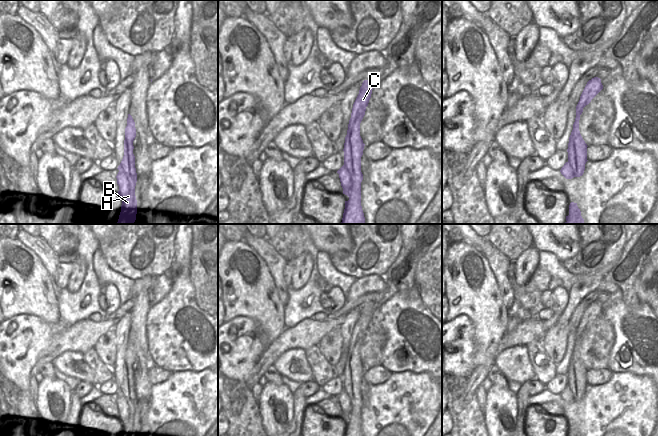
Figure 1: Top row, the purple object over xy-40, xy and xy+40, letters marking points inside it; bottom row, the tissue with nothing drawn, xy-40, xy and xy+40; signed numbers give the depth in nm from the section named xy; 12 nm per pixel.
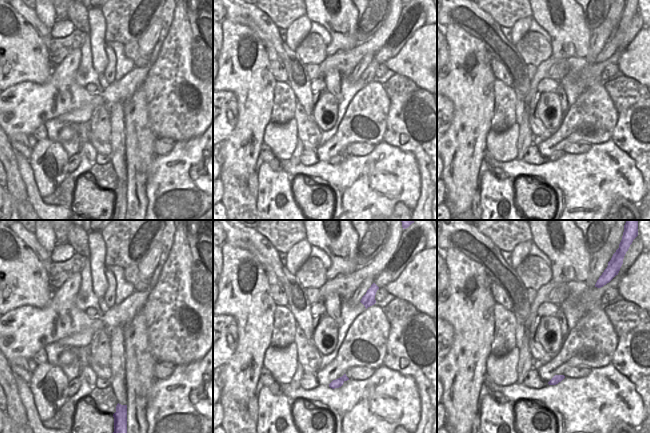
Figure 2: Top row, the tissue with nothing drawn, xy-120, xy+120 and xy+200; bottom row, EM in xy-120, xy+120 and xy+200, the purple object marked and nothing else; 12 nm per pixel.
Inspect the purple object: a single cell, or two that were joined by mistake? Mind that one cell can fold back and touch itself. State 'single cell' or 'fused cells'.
fused cells

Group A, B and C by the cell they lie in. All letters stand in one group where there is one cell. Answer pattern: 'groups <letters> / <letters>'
groups A / B C

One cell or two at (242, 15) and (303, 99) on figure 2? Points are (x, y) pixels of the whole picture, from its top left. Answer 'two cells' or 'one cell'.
one cell

